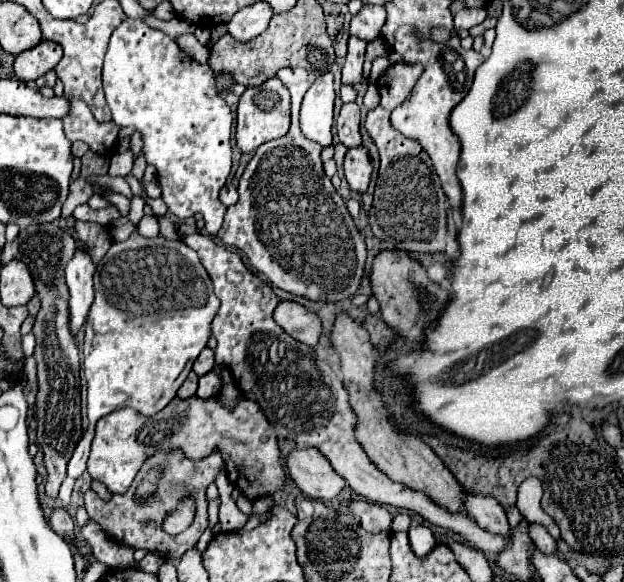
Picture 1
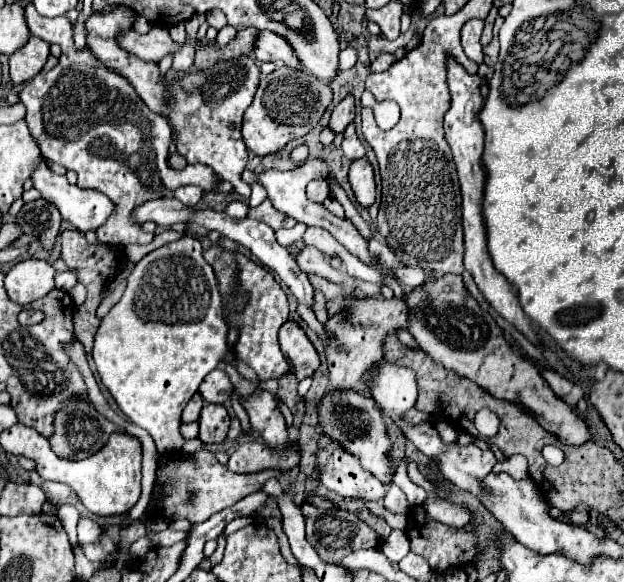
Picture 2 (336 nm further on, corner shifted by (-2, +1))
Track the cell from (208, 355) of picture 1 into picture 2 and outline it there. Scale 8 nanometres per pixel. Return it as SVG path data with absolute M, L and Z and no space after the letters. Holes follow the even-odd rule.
M215 369L203 379L199 393L207 403L225 403L233 393L233 383L229 381L225 371Z

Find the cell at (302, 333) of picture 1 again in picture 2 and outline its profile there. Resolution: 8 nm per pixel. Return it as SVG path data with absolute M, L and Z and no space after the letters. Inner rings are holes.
M287 321L279 329L279 345L283 355L287 357L287 363L291 365L291 371L299 381L311 377L317 371L319 355L313 343L307 339L305 331L295 321Z

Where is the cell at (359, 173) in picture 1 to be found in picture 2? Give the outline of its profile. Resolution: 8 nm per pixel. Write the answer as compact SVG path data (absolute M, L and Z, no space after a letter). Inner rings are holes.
M355 159L349 169L349 183L353 187L355 199L361 207L371 207L375 203L375 179L373 179L373 167L371 163L363 159Z

